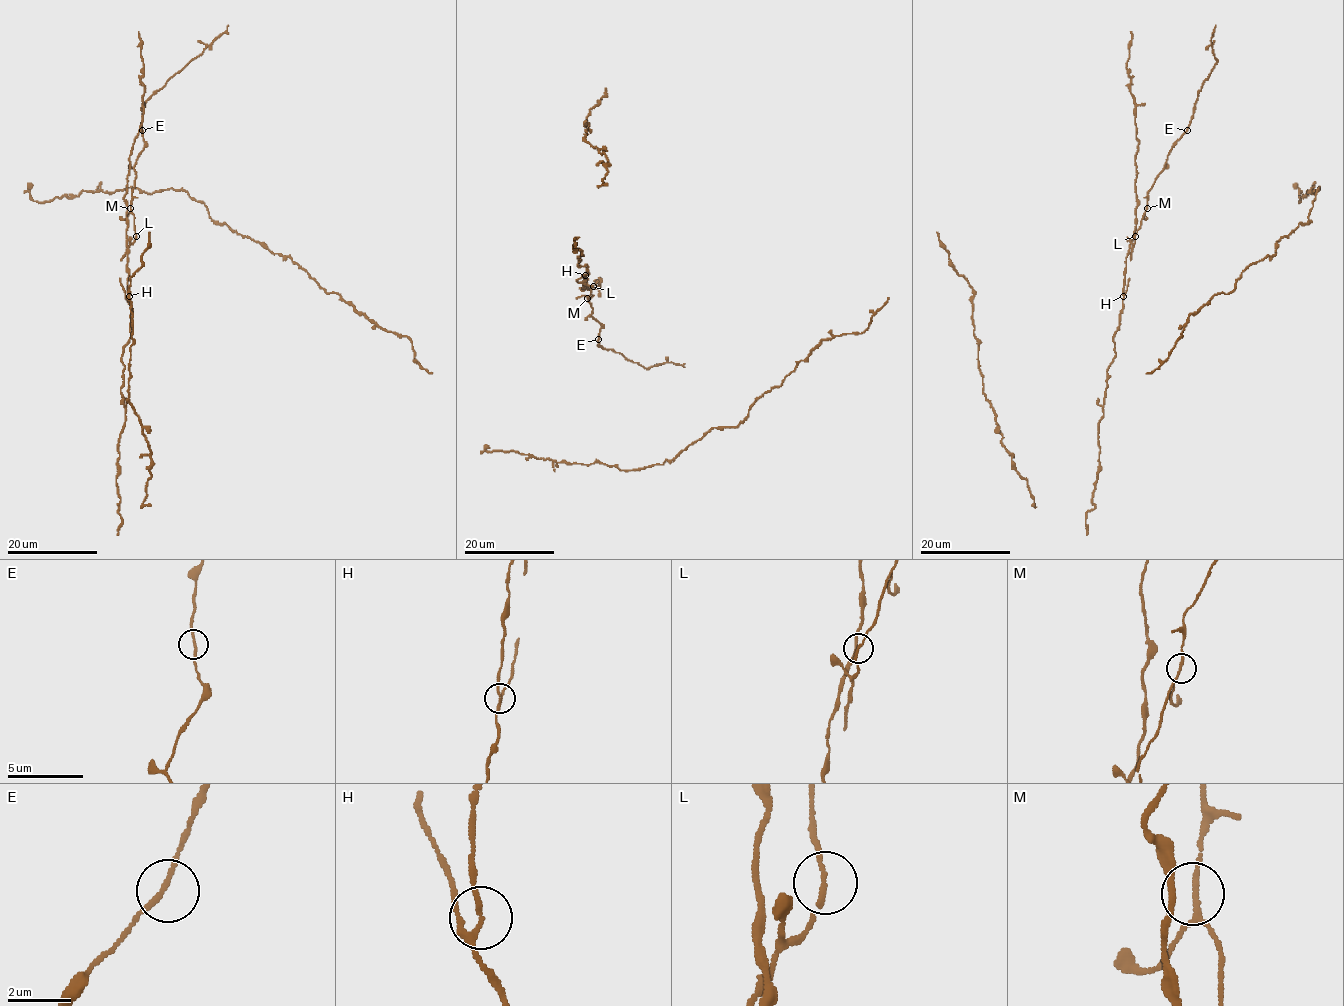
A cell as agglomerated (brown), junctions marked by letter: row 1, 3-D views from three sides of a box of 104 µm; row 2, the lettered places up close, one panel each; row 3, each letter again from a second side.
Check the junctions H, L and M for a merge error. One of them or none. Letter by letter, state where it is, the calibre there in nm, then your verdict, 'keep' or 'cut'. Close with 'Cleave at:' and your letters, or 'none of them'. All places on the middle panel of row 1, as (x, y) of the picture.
H: at (585, 275); 150 nm thick; keep
L: at (593, 286); 140 nm thick; keep
M: at (587, 298); 130 nm thick; keep
Cleave at: none of them

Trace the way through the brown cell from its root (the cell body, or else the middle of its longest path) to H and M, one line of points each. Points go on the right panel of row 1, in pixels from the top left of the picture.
H: (1135, 237), (1126, 258), (1124, 296)
M: (1135, 237), (1147, 209)

